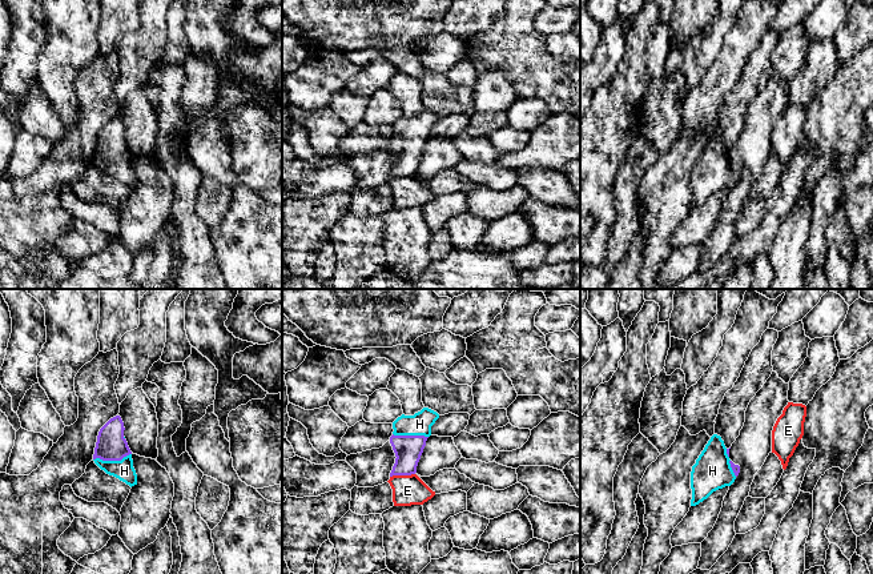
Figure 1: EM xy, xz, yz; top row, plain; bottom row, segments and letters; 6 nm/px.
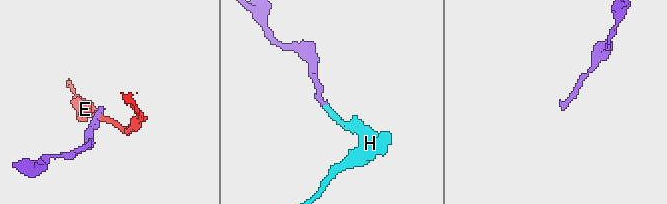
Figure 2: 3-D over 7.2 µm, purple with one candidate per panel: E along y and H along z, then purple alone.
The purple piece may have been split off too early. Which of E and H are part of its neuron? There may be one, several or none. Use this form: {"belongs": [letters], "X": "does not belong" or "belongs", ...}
{"belongs": ["H"], "E": "does not belong", "H": "belongs"}

